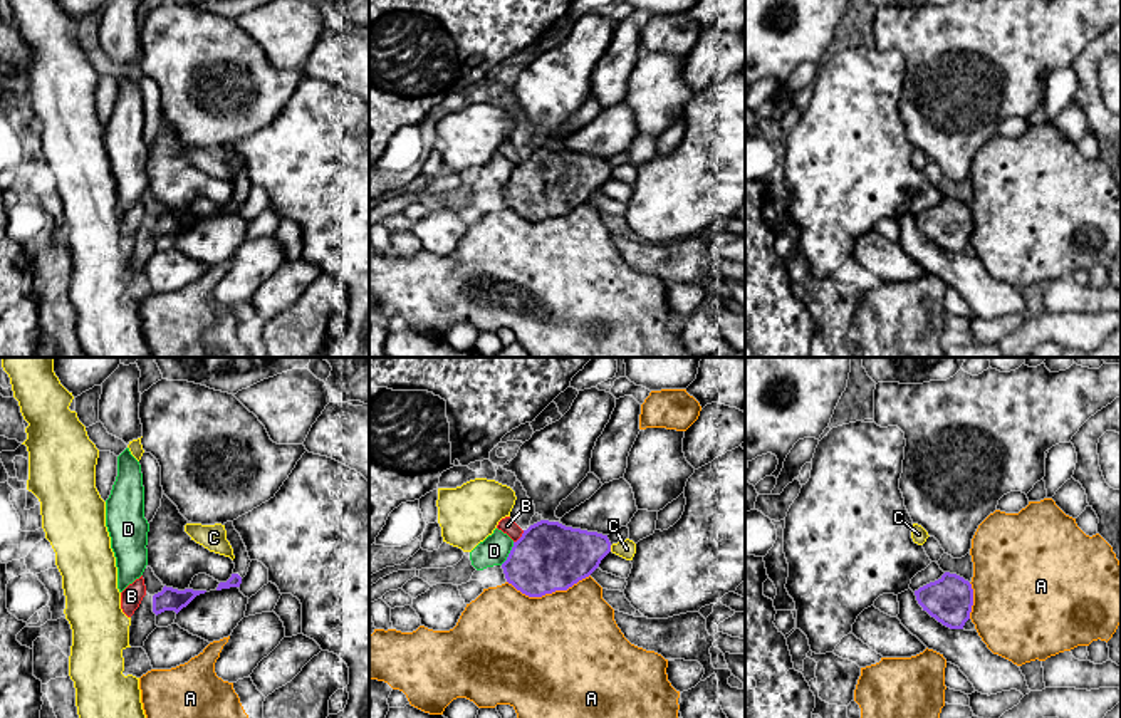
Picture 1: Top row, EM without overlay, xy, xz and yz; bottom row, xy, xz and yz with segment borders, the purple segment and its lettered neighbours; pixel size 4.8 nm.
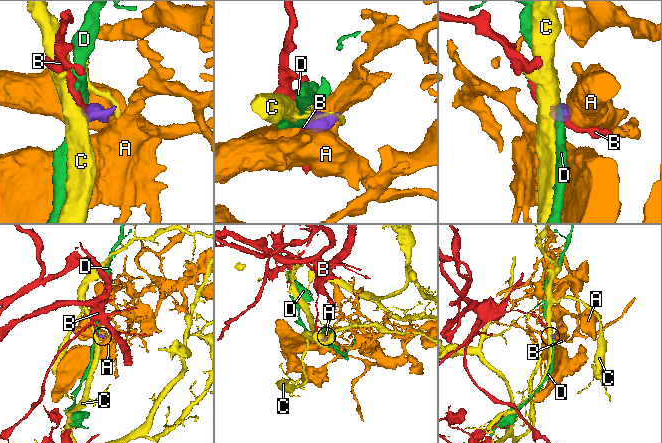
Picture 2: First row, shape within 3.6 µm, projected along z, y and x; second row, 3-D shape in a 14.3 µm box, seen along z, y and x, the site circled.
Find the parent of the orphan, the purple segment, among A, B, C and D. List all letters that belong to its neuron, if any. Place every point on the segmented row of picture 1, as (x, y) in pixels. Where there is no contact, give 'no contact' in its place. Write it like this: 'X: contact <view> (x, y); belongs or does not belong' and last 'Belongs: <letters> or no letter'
A: contact xz (547, 593); does not belong
B: contact xz (521, 537); does not belong
C: contact xz (610, 549); does not belong
D: contact xz (509, 554); does not belong
Belongs: no letter

